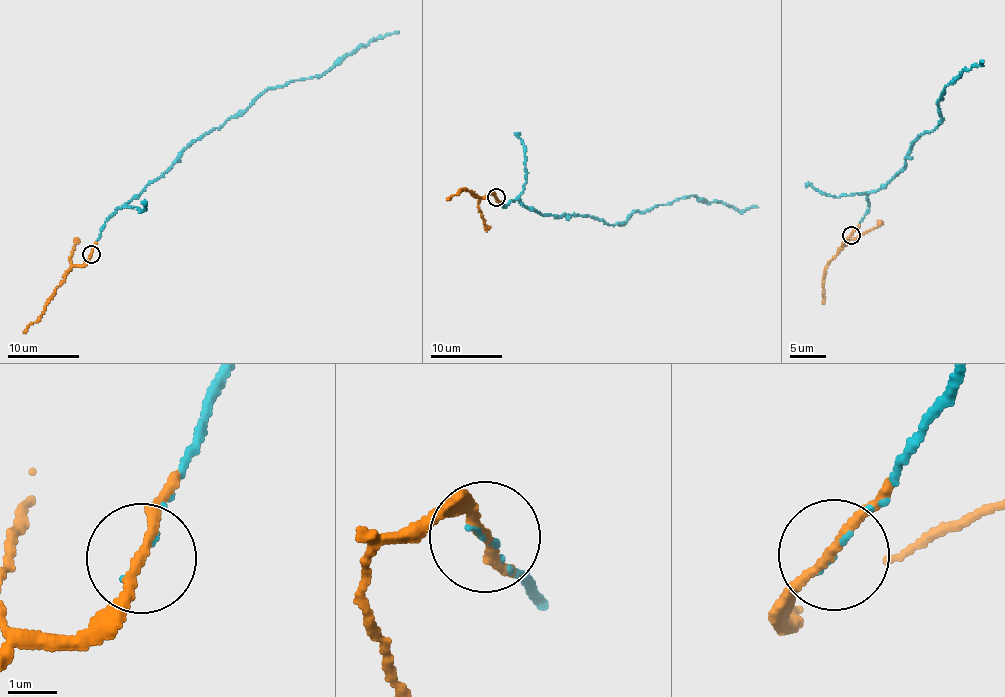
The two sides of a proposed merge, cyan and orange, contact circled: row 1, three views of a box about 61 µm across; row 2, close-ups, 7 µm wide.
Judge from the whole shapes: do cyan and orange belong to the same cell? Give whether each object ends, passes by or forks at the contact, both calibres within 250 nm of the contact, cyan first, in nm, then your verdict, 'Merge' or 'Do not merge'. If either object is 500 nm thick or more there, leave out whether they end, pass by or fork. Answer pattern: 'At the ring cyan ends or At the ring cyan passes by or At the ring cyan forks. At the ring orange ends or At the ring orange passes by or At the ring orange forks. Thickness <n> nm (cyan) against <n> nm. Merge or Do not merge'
At the ring cyan ends. At the ring orange passes by. Thickness 70 nm (cyan) against 170 nm. Merge

